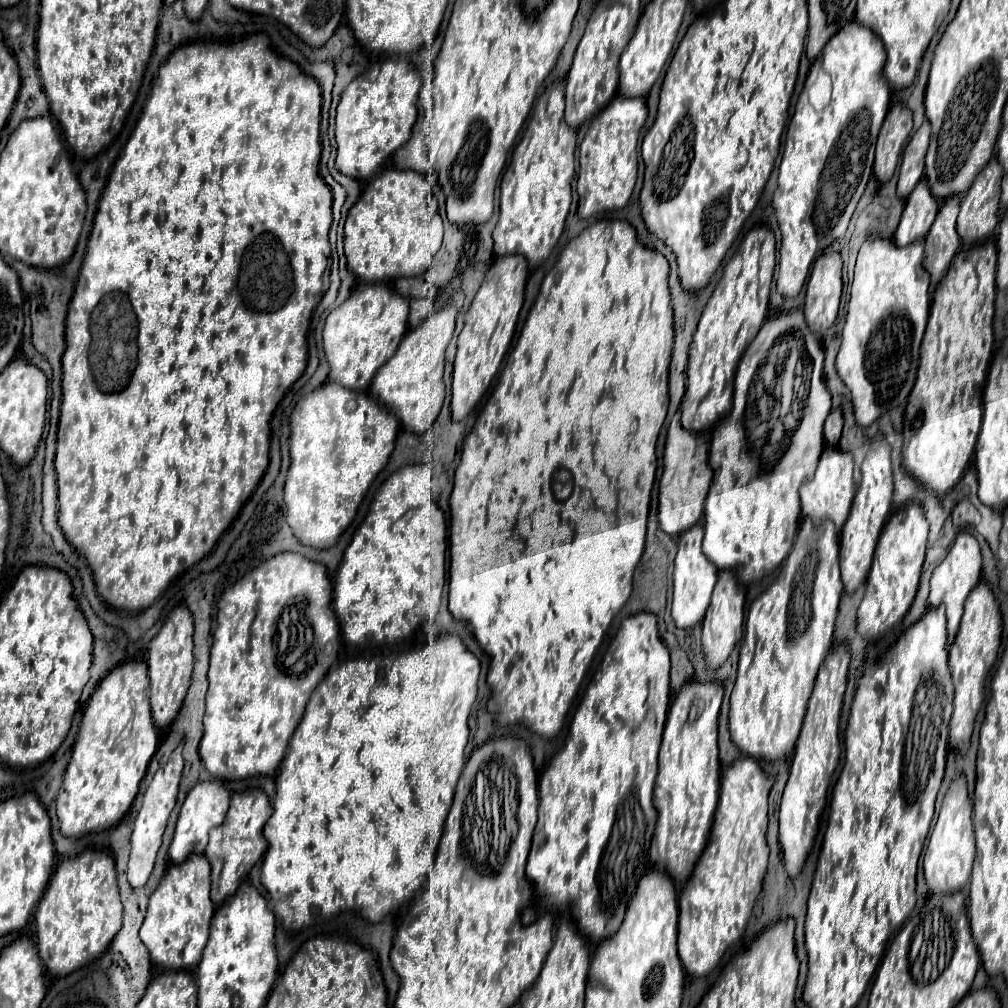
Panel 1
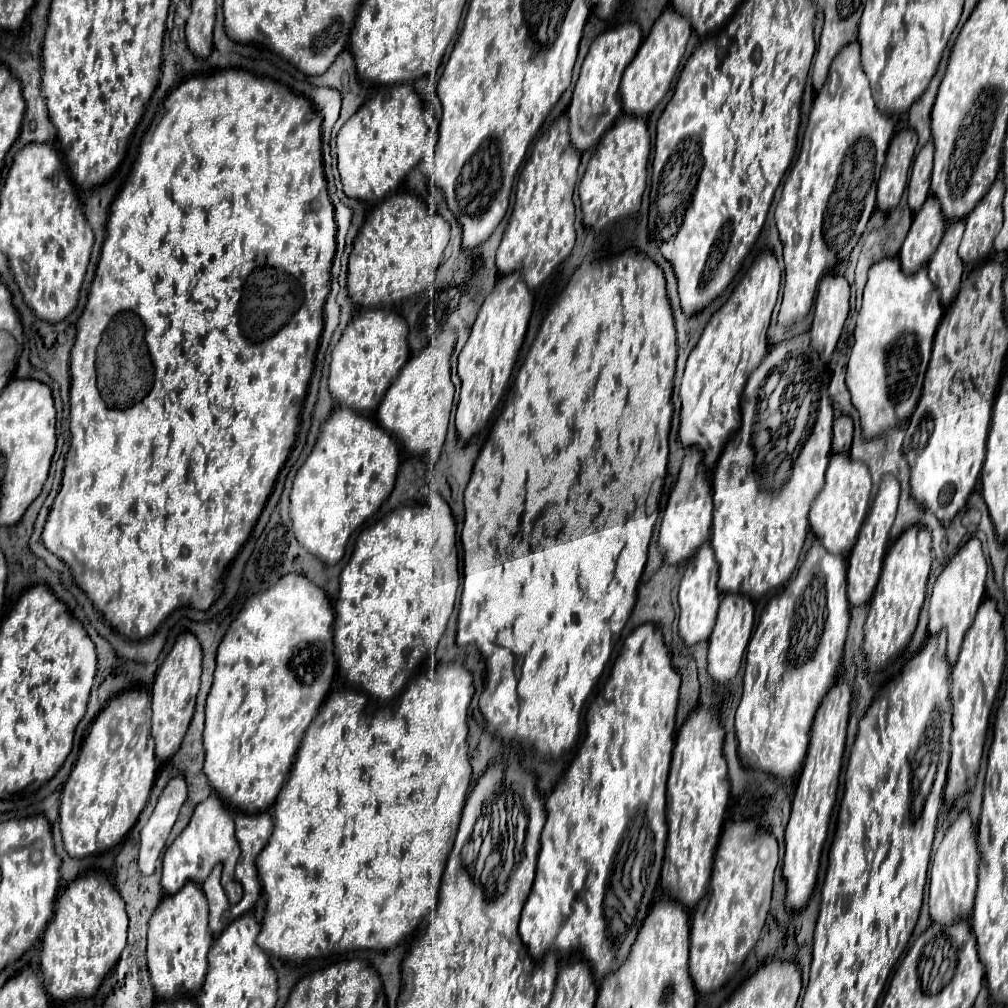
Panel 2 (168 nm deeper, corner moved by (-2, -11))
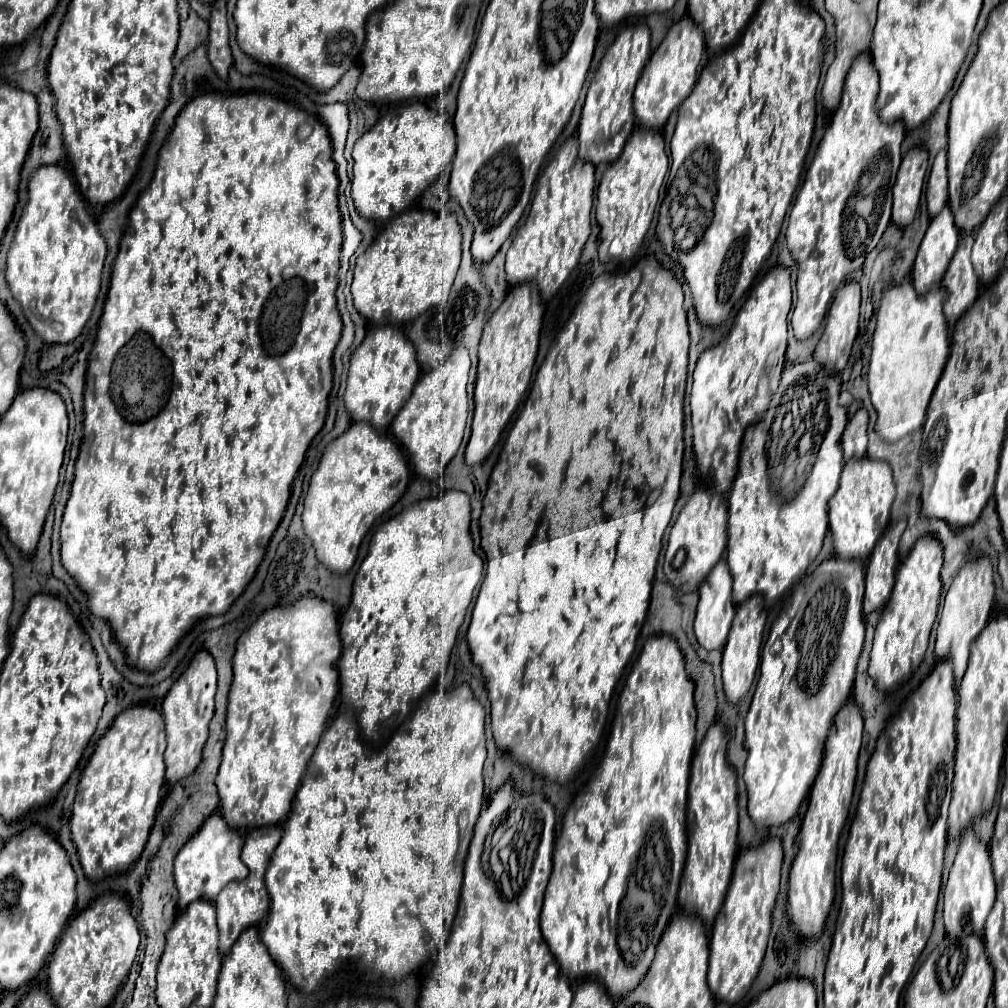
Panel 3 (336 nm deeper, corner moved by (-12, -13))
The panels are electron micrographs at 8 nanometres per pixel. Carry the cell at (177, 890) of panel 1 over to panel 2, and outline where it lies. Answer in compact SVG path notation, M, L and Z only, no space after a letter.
M187 881L187 885L173 893L165 895L157 911L149 919L147 933L147 961L151 983L159 999L171 999L177 995L193 995L201 989L207 971L207 953L213 943L213 933L207 925L209 905L201 891L201 885Z

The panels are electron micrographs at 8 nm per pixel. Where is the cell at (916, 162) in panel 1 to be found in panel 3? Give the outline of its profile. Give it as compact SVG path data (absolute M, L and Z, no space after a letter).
M939 151L935 163L931 167L929 183L927 183L927 209L929 215L935 217L947 205L947 151Z

